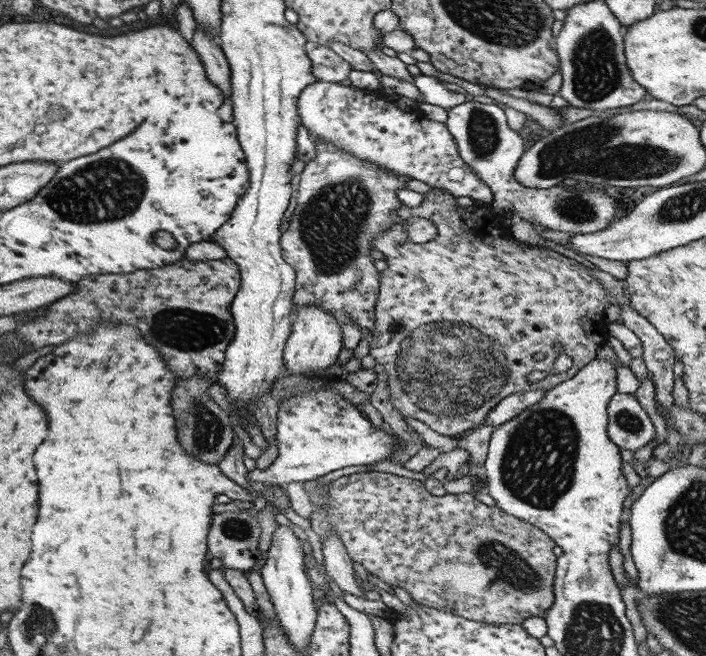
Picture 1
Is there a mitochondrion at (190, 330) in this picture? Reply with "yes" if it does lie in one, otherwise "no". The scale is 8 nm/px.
yes

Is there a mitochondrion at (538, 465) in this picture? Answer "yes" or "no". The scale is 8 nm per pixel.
yes

